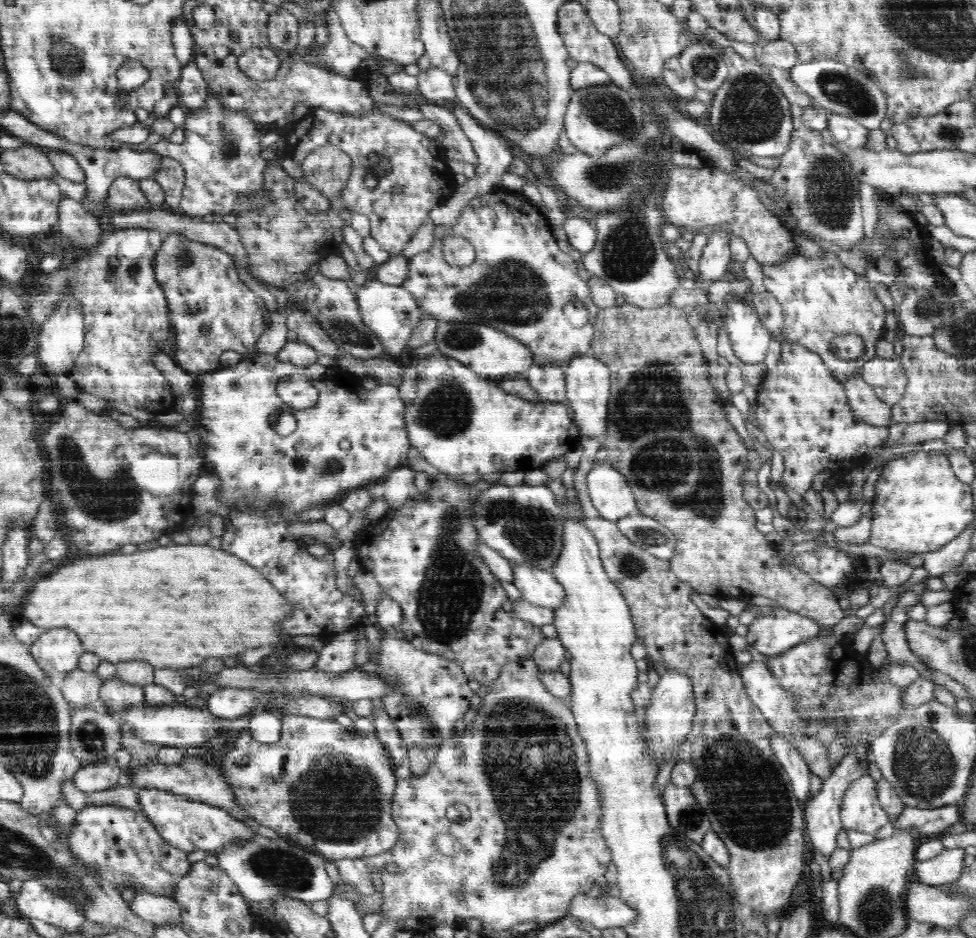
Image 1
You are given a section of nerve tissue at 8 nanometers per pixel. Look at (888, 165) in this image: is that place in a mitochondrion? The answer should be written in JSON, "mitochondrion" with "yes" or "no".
{"mitochondrion":"no"}

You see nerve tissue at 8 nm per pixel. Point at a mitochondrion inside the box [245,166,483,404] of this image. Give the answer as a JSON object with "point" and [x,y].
{"point":[343,330]}

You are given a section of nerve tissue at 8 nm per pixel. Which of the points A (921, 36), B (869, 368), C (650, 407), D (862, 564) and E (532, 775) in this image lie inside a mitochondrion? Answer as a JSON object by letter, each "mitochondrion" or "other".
{"A":"mitochondrion","B":"other","C":"mitochondrion","D":"other","E":"mitochondrion"}

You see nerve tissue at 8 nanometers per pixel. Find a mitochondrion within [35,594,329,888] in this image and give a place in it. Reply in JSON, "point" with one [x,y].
{"point":[91,738]}

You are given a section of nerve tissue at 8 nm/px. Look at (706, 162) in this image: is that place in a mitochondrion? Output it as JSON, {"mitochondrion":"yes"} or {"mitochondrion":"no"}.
{"mitochondrion":"no"}

